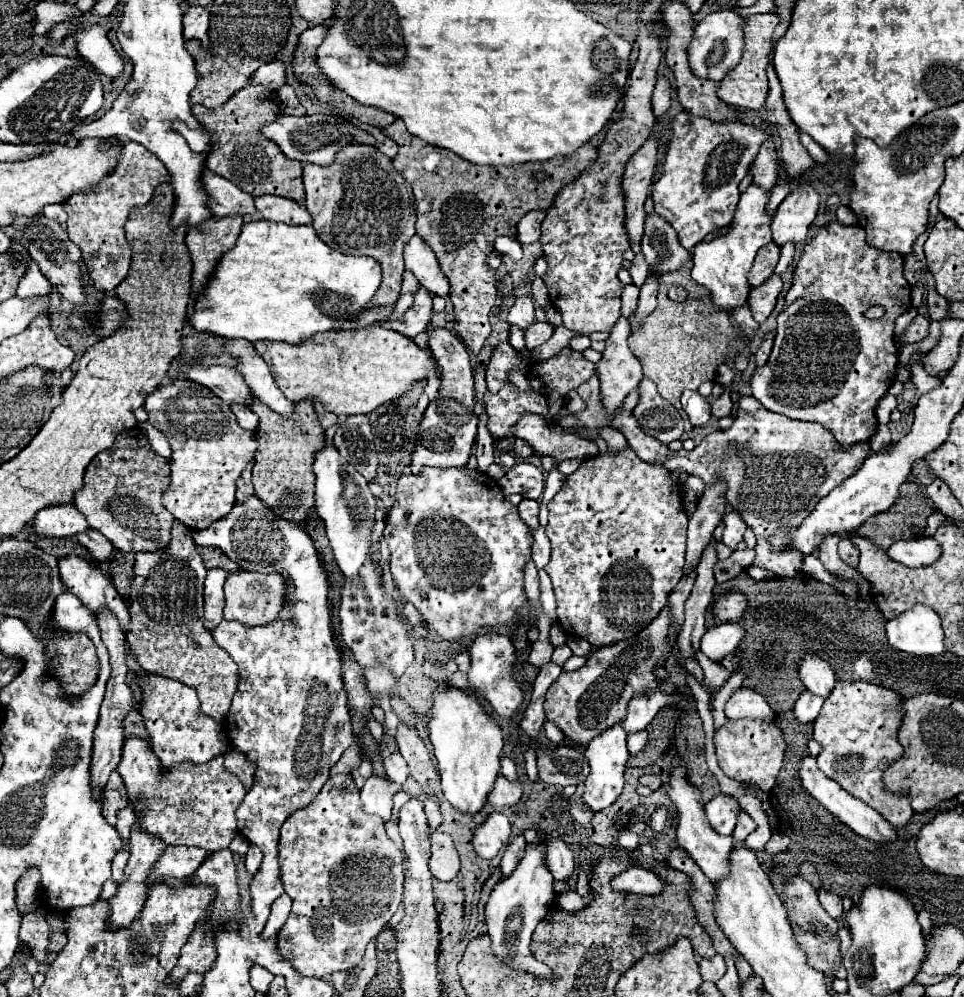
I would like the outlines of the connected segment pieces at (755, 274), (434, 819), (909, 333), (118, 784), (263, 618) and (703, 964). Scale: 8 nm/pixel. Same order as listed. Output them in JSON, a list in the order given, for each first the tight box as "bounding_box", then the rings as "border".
[{"bounding_box":[749,243,779,287],"border":[[[767,243],[765,247],[761,247],[761,251],[757,251],[753,267],[749,271],[749,285],[757,287],[769,275],[773,275],[777,261],[779,261],[779,247],[775,243]]]},{"bounding_box":[425,799,443,827],"border":[[[431,799],[425,801],[425,813],[427,813],[427,821],[429,821],[429,827],[439,827],[443,823],[443,817],[441,817],[441,811],[439,811],[439,805]]]},{"bounding_box":[897,315,929,343],"border":[[[917,315],[913,323],[903,333],[897,335],[897,339],[899,343],[915,343],[927,335],[927,329],[929,329],[929,319],[925,319],[923,315]]]},{"bounding_box":[103,771,129,825],"border":[[[113,771],[111,777],[109,777],[109,781],[107,781],[105,799],[103,799],[103,815],[105,815],[107,823],[115,825],[117,813],[125,805],[129,805],[129,799],[127,799],[127,791],[125,791],[123,779],[121,779],[121,775],[117,771]]]},{"bounding_box":[225,571,285,625],"border":[[[237,571],[231,573],[225,581],[225,619],[241,621],[245,625],[267,625],[277,619],[277,613],[283,605],[285,583],[283,577],[277,573],[251,573],[251,571]]]},{"bounding_box":[699,955,725,981],"border":[[[721,955],[709,957],[709,959],[701,959],[699,961],[699,969],[701,969],[701,977],[703,981],[719,981],[725,975],[725,961]]]}]

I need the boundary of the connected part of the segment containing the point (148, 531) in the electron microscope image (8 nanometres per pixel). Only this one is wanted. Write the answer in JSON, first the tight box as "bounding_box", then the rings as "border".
{"bounding_box":[75,427,173,553],"border":[[[139,427],[117,433],[111,449],[101,451],[85,469],[83,487],[75,495],[75,507],[83,513],[91,529],[101,531],[115,549],[123,553],[157,551],[169,543],[173,515],[161,505],[161,495],[169,487],[169,461],[153,451],[147,435]]]}

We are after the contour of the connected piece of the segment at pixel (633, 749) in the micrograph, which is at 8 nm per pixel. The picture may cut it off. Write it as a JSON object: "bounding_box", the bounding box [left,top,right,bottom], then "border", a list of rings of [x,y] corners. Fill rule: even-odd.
{"bounding_box":[627,731,647,755],"border":[[[637,731],[633,735],[627,735],[627,745],[629,745],[629,753],[637,755],[647,743],[647,733],[645,731]]]}

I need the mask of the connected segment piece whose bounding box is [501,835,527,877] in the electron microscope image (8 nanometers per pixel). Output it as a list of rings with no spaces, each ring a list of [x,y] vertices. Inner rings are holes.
[[[517,835],[515,839],[509,841],[509,845],[507,845],[505,853],[503,853],[503,859],[501,859],[503,877],[507,877],[509,873],[515,871],[517,863],[521,861],[521,857],[523,857],[523,853],[525,853],[525,847],[527,847],[527,843],[525,843],[525,837],[523,837],[523,835]]]

